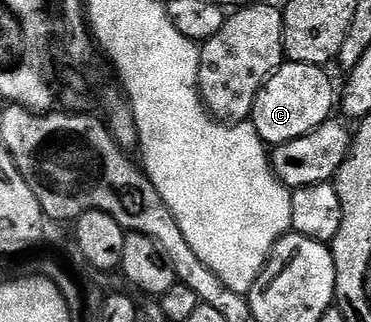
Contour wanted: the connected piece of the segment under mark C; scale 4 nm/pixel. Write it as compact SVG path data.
M296 63L282 64L261 86L257 92L257 98L253 104L253 116L251 124L255 132L265 142L266 146L282 145L291 139L299 139L311 131L318 129L324 121L330 120L332 111L335 109L335 85L329 82L326 70L320 65L299 65Z

